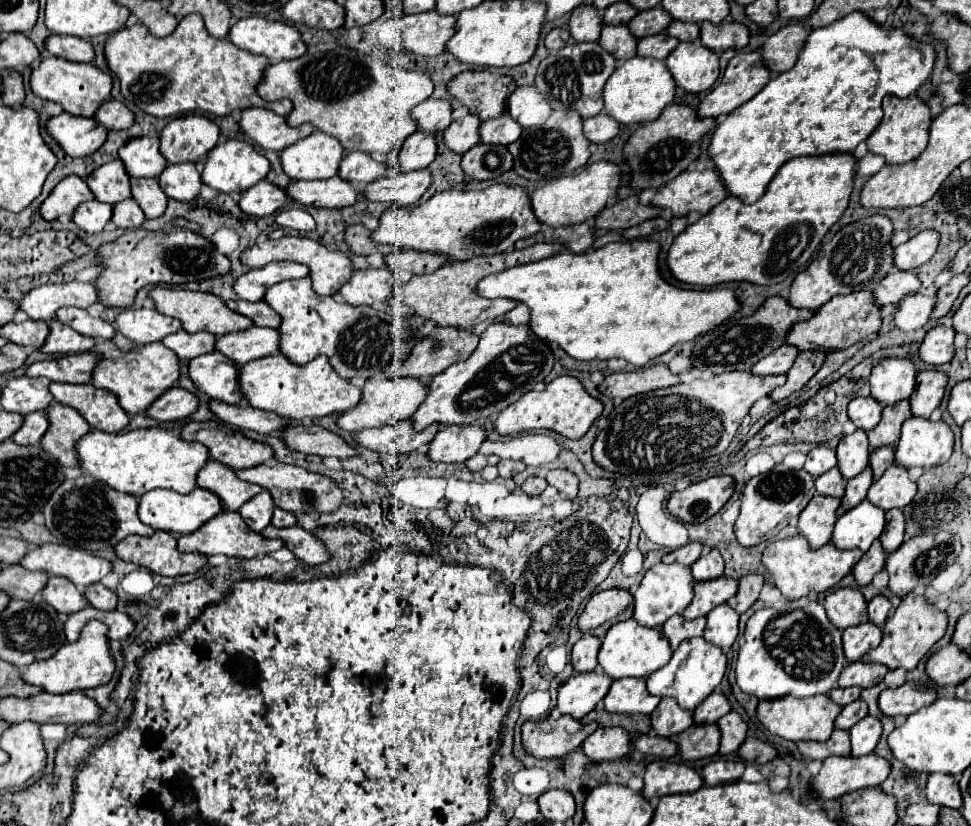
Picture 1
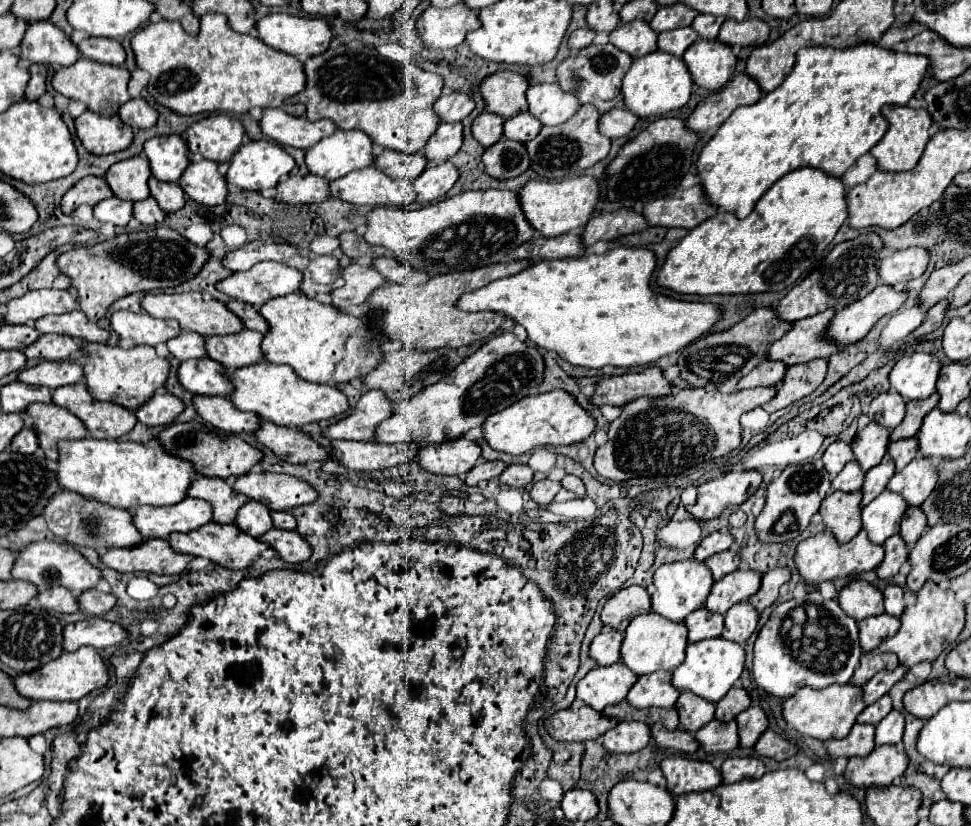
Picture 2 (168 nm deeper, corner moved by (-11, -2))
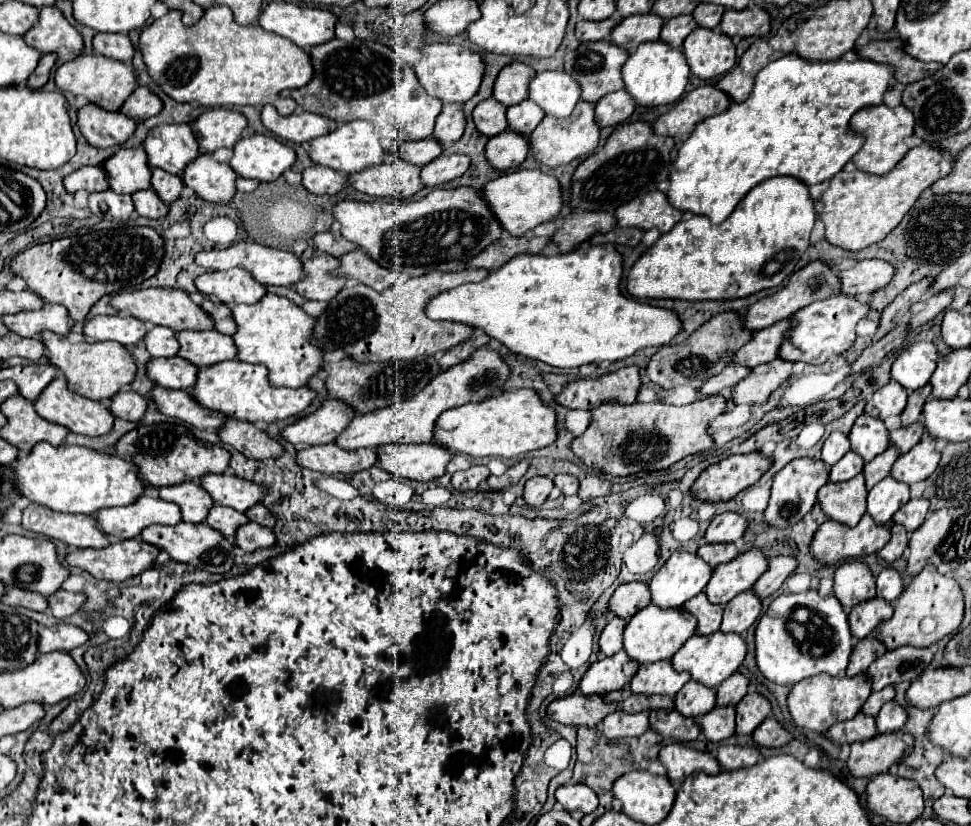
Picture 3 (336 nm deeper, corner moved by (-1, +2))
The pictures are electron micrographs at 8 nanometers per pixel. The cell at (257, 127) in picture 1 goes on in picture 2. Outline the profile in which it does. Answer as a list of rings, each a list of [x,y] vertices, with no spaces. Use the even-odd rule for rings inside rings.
[[[266,108],[262,112],[260,128],[268,140],[300,150],[312,148],[318,140],[330,136],[336,130],[332,120],[310,122],[306,118],[290,116],[282,108]]]

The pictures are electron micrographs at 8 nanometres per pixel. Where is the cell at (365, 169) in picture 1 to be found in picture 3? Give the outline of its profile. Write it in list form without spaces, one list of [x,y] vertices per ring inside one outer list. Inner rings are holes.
[[[430,136],[426,140],[400,144],[400,158],[406,162],[412,162],[416,166],[424,166],[424,164],[432,162],[434,158],[438,158],[442,154],[442,150],[444,148],[438,144],[438,140],[434,136]]]

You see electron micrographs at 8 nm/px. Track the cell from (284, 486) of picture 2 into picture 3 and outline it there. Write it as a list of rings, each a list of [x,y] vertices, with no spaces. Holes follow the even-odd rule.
[[[206,474],[200,478],[200,486],[212,496],[216,504],[230,506],[238,512],[246,512],[264,496],[264,488],[260,484],[250,484],[248,480],[236,478],[232,474]]]

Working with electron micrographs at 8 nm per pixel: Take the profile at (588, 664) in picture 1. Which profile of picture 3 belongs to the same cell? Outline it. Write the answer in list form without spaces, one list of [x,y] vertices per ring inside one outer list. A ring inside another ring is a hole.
[[[616,616],[606,624],[606,628],[602,630],[600,640],[598,640],[600,652],[604,656],[610,656],[610,654],[616,654],[618,650],[622,650],[622,632],[624,632],[624,628],[626,628],[626,620],[616,618]]]

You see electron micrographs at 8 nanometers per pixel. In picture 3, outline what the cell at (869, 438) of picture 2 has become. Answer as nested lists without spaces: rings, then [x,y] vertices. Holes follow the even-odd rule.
[[[862,414],[852,430],[850,430],[850,442],[852,450],[864,458],[864,462],[870,462],[874,456],[882,454],[890,446],[890,436],[882,420]]]

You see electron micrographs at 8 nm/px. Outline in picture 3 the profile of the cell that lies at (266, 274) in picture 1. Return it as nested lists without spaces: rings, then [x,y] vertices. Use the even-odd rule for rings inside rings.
[[[242,268],[204,272],[194,284],[204,296],[216,296],[228,308],[234,308],[236,304],[256,304],[258,296],[266,294],[266,288]]]

